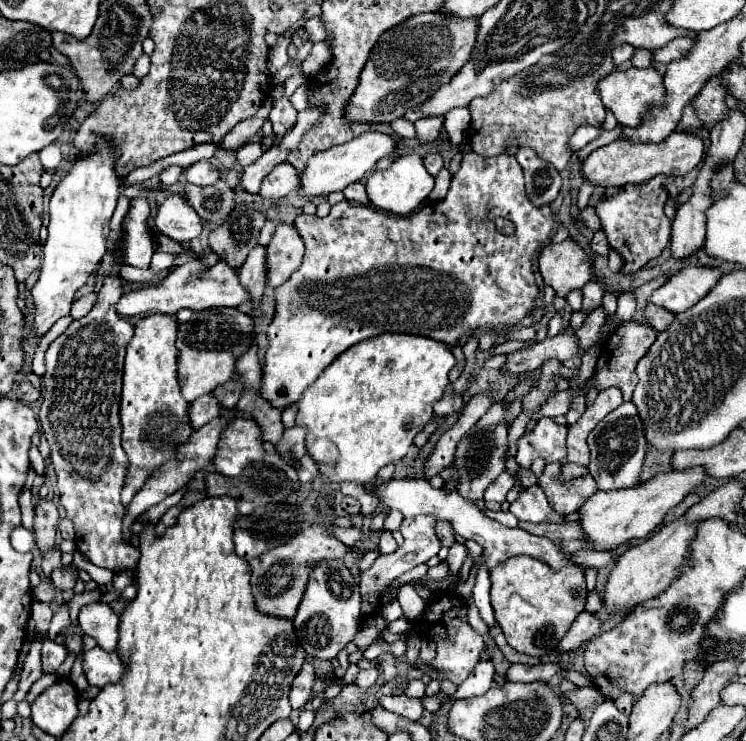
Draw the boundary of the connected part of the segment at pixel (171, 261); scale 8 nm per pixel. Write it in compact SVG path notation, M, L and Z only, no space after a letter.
M155 251L153 261L151 261L151 269L171 269L177 265L177 253L163 253L163 251Z

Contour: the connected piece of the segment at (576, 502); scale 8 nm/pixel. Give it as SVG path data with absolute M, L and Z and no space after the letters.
M583 475L563 483L561 489L563 491L545 491L545 495L549 499L549 505L555 511L569 515L569 513L575 513L589 499L589 495L597 491L597 485L591 475Z

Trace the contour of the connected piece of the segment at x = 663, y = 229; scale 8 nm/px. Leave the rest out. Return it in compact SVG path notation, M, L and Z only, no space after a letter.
M657 175L649 183L625 185L619 193L603 197L603 201L595 205L609 245L625 259L623 273L639 271L647 261L660 255L670 240L671 221L664 213L667 191L663 189L663 183L665 175Z

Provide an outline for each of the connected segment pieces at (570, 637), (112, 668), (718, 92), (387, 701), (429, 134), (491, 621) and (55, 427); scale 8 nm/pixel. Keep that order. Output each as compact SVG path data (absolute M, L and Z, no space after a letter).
M581 613L579 619L573 621L573 625L567 631L565 639L561 639L561 647L557 647L557 651L559 653L575 651L577 647L581 647L583 641L591 641L599 633L601 633L601 621L599 621L599 617L583 617L583 613Z
M99 645L83 653L83 671L89 685L105 687L111 683L119 683L127 673L123 659L117 651L105 651Z
M711 77L707 81L707 85L697 93L693 103L695 103L695 109L697 109L697 113L703 119L707 129L713 127L713 123L717 123L719 117L725 115L725 109L727 109L727 105L725 105L725 89L717 81L717 77Z
M385 695L381 697L381 705L387 711L393 711L409 719L421 719L421 711L423 711L423 699L407 697L407 695Z
M425 117L414 123L417 140L421 143L435 141L443 129L443 117Z
M481 567L477 571L477 583L473 587L472 601L488 628L496 624L494 610L490 601L490 585L489 569Z
M107 277L105 279L105 285L103 289L97 293L97 303L93 305L93 309L81 317L81 319L75 319L45 351L45 365L47 365L47 371L43 375L43 387L45 387L45 393L43 393L43 403L41 403L41 411L39 411L39 421L41 421L41 427L45 431L45 439L51 447L51 463L55 467L55 475L57 475L57 487L59 487L59 497L61 497L61 505L63 505L63 511L65 511L65 517L75 525L75 543L77 543L77 549L85 555L85 559L89 559L93 565L99 565L99 567L105 567L105 569L125 569L125 567L137 567L139 563L139 549L135 545L131 545L125 537L123 537L123 517L127 513L127 509L123 507L121 503L121 491L125 487L125 475L129 473L129 459L127 459L127 453L123 451L121 447L121 417L119 417L119 405L121 405L121 387L123 387L123 361L125 361L125 351L127 351L127 343L133 339L133 325L125 319L125 317L119 317L117 311L115 311L115 305L117 305L117 299L121 297L121 279L119 277Z

